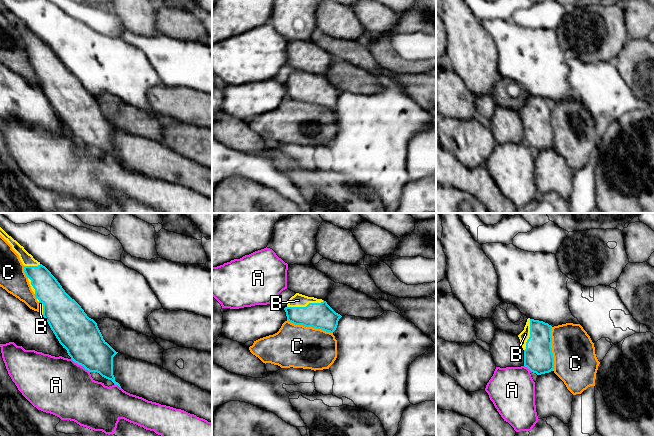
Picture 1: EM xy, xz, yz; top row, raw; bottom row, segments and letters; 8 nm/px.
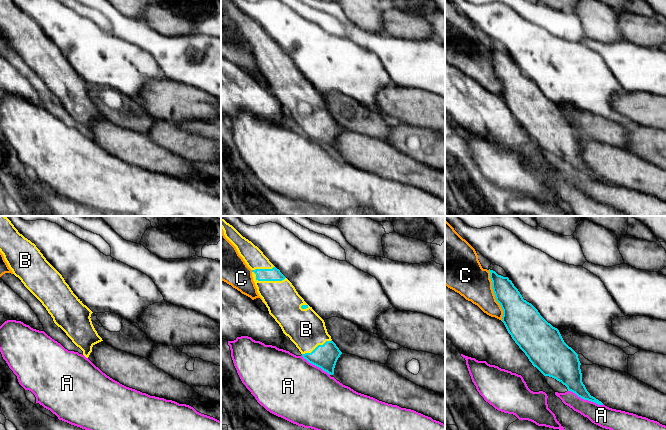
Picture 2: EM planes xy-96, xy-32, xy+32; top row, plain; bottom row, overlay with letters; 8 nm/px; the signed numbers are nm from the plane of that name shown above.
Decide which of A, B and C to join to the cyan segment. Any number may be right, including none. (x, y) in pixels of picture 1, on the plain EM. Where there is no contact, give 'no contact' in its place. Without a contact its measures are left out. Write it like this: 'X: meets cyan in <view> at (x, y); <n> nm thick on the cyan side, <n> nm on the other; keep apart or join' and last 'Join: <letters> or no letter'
A: meets cyan in xy at (80, 140); 320 nm thick on the cyan side, 460 nm on the other; keep apart
B: meets cyan in xz at (306, 82); 200 nm thick on the cyan side, 110 nm on the other; join
C: meets cyan in xz at (310, 102); 200 nm thick on the cyan side, 340 nm on the other; keep apart
Join: B

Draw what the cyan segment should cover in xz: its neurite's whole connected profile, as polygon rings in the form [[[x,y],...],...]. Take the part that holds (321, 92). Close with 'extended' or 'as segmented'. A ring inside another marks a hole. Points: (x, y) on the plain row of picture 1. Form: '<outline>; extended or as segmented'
[[[296,69],[284,84],[287,96],[295,101],[333,109],[342,93],[326,77]]]; extended

